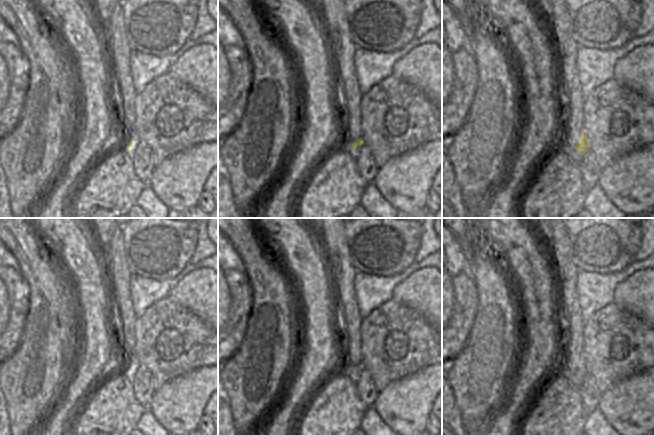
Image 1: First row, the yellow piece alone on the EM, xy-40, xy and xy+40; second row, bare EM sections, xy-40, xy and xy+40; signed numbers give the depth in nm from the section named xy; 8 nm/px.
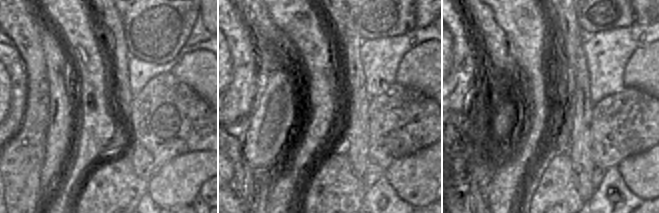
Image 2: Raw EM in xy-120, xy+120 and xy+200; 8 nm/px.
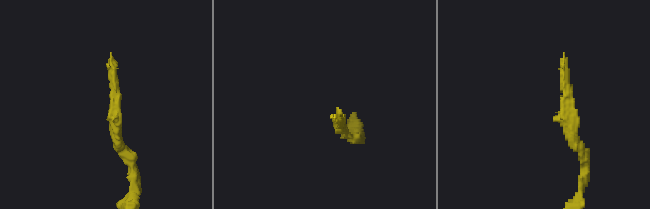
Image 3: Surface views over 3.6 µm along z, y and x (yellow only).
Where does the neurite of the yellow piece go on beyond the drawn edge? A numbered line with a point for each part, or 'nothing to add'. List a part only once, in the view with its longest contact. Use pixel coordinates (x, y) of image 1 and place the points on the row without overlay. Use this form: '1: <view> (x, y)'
1: xy+40 (562, 250)

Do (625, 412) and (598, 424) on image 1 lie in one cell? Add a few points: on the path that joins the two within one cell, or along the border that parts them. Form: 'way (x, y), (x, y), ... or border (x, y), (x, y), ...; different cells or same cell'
border (597, 406), (609, 424); different cells

